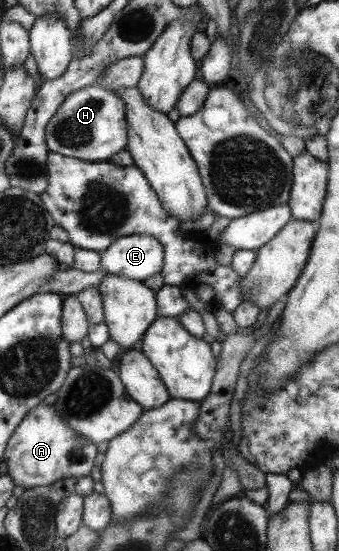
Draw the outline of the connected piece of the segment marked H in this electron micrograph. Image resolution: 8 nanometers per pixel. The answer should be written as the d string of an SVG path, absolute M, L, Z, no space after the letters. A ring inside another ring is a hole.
M91 83L70 93L58 107L46 127L45 141L51 153L61 153L85 161L107 162L111 155L119 153L128 145L128 120L126 101L108 87Z

